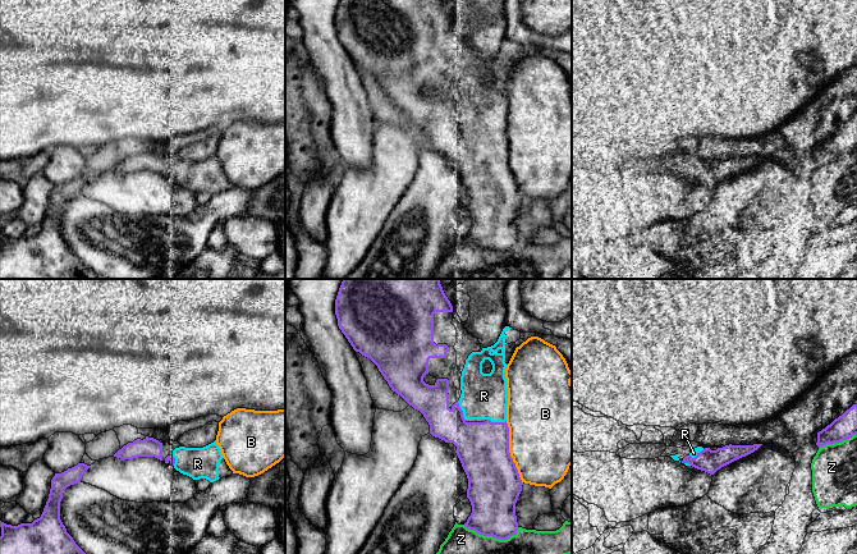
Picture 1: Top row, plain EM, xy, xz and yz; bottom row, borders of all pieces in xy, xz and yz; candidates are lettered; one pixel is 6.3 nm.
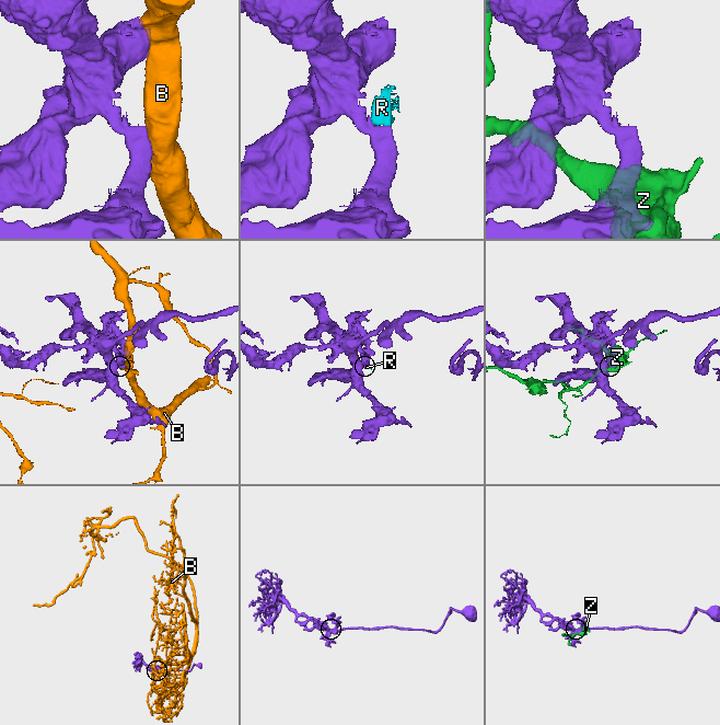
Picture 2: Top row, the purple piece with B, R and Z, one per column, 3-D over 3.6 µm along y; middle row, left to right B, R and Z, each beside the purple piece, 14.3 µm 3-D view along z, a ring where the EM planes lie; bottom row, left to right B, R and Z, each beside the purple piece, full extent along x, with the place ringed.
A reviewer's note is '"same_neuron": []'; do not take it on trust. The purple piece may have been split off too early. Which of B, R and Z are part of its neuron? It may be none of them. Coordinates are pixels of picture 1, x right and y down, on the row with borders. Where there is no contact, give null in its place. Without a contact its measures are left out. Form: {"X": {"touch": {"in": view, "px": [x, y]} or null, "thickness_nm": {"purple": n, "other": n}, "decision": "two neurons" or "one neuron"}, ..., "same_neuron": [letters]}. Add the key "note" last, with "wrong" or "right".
{"B": {"touch": {"in": "xz", "px": [508, 452]}, "thickness_nm": {"purple": 340, "other": 460}, "decision": "two neurons"}, "R": {"touch": {"in": "xz", "px": [496, 422]}, "thickness_nm": {"purple": 320, "other": 280}, "decision": "one neuron"}, "Z": {"touch": {"in": "xz", "px": [491, 535]}, "thickness_nm": {"purple": 300, "other": 180}, "decision": "two neurons"}, "same_neuron": ["R"], "note": "wrong"}

